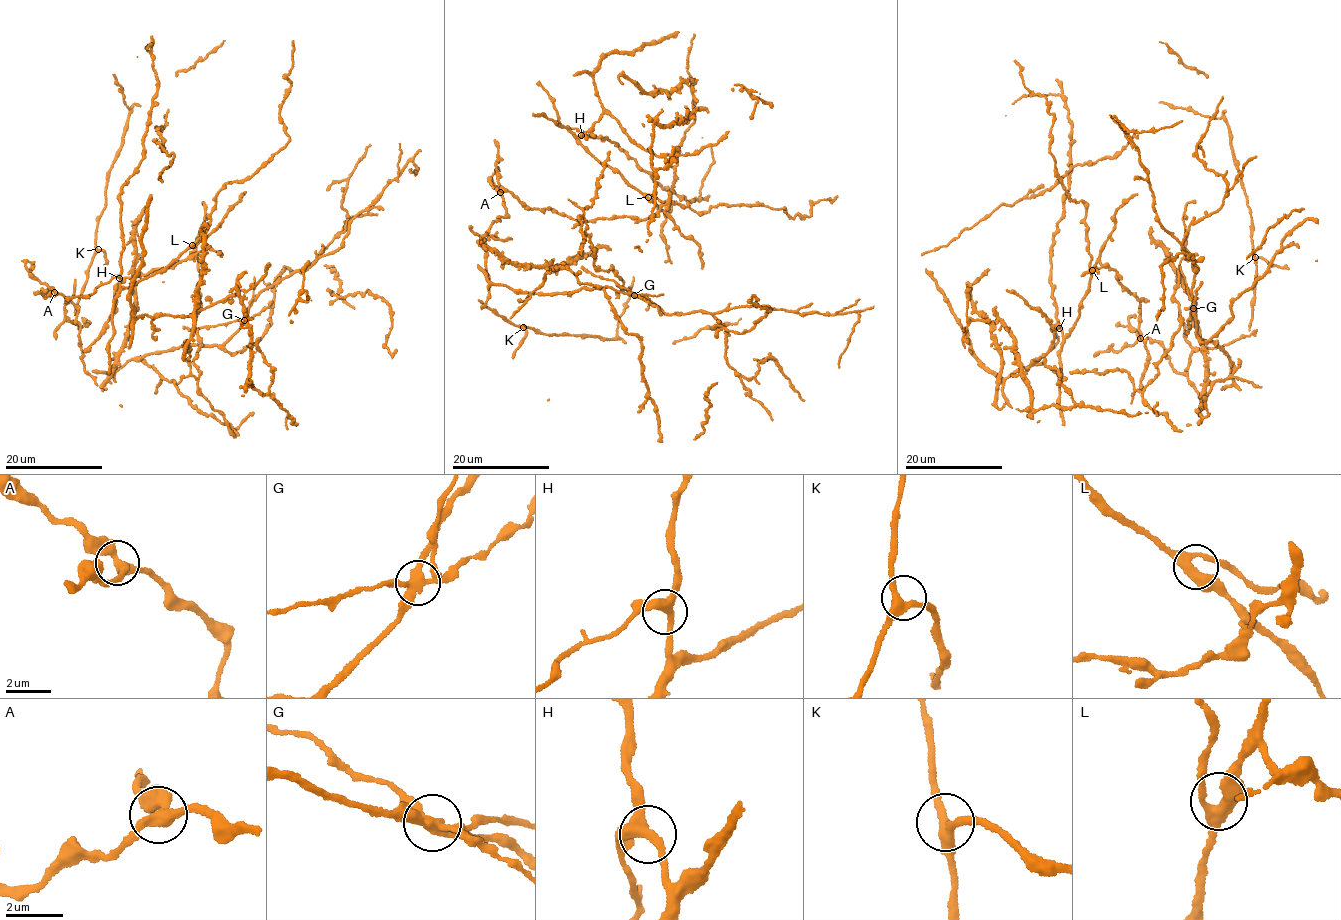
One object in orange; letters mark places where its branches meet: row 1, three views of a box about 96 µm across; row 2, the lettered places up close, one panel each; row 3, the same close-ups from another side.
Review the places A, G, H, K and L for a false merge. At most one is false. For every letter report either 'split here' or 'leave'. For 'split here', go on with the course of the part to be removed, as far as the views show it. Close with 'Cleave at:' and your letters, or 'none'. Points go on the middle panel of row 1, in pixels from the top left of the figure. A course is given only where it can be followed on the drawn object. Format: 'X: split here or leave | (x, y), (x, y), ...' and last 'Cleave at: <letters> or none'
A: leave
G: split here | (634, 295), (613, 280), (602, 279), (581, 267)
H: leave
K: leave
L: leave
Cleave at: G

